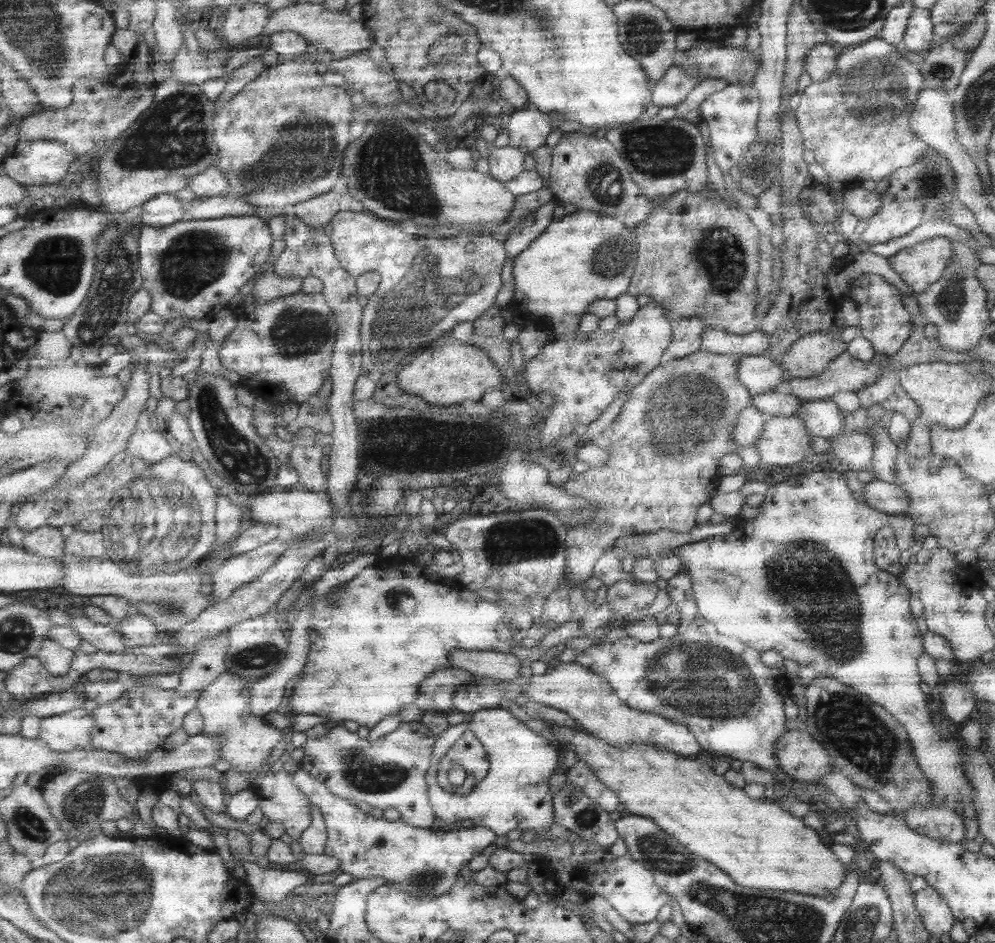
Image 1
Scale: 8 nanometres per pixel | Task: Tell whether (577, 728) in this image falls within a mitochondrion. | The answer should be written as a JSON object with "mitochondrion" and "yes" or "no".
{"mitochondrion":"no"}

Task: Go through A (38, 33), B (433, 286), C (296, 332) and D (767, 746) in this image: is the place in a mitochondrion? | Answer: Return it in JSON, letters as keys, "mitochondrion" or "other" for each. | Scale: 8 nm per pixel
{"A":"mitochondrion","B":"mitochondrion","C":"mitochondrion","D":"other"}

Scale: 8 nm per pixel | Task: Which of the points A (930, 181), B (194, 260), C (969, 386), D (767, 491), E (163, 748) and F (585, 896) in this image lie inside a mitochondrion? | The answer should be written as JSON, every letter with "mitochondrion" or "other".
{"A":"mitochondrion","B":"mitochondrion","C":"other","D":"other","E":"other","F":"other"}

